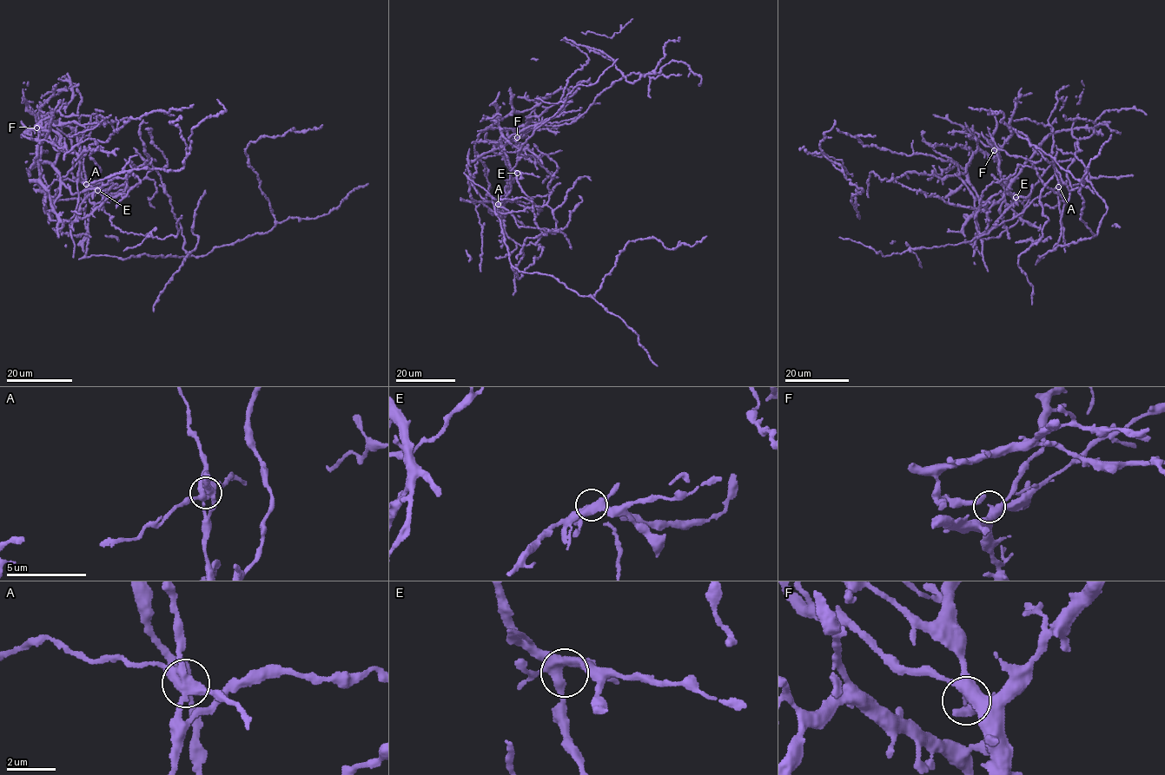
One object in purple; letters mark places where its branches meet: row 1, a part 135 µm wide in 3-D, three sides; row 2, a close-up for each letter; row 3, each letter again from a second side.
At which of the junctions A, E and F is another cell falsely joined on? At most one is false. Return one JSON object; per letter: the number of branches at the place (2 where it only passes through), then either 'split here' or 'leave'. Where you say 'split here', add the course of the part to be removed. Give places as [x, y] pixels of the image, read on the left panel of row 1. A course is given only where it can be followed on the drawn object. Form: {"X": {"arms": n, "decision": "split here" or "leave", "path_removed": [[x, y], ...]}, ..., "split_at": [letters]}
{"A": {"arms": 4, "decision": "split here", "path_removed": [[87, 184], [102, 193], [111, 225], [122, 232], [151, 233], [161, 239], [176, 235], [176, 223], [182, 215]]}, "E": {"arms": 4, "decision": "leave"}, "F": {"arms": 4, "decision": "leave"}, "split_at": ["A"]}

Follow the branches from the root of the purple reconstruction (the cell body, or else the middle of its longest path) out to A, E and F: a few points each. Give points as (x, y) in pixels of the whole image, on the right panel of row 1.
A: (1054, 133), (1071, 129), (1077, 140), (1075, 160), (1067, 170), (1071, 191), (1062, 209), (1062, 228), (1058, 187)
E: (1054, 133), (1045, 137), (1003, 198), (987, 209), (976, 211), (977, 232), (990, 228), (1016, 197)
F: (1054, 133), (1045, 137), (1014, 178), (1005, 180), (1002, 178), (999, 154), (994, 150)

